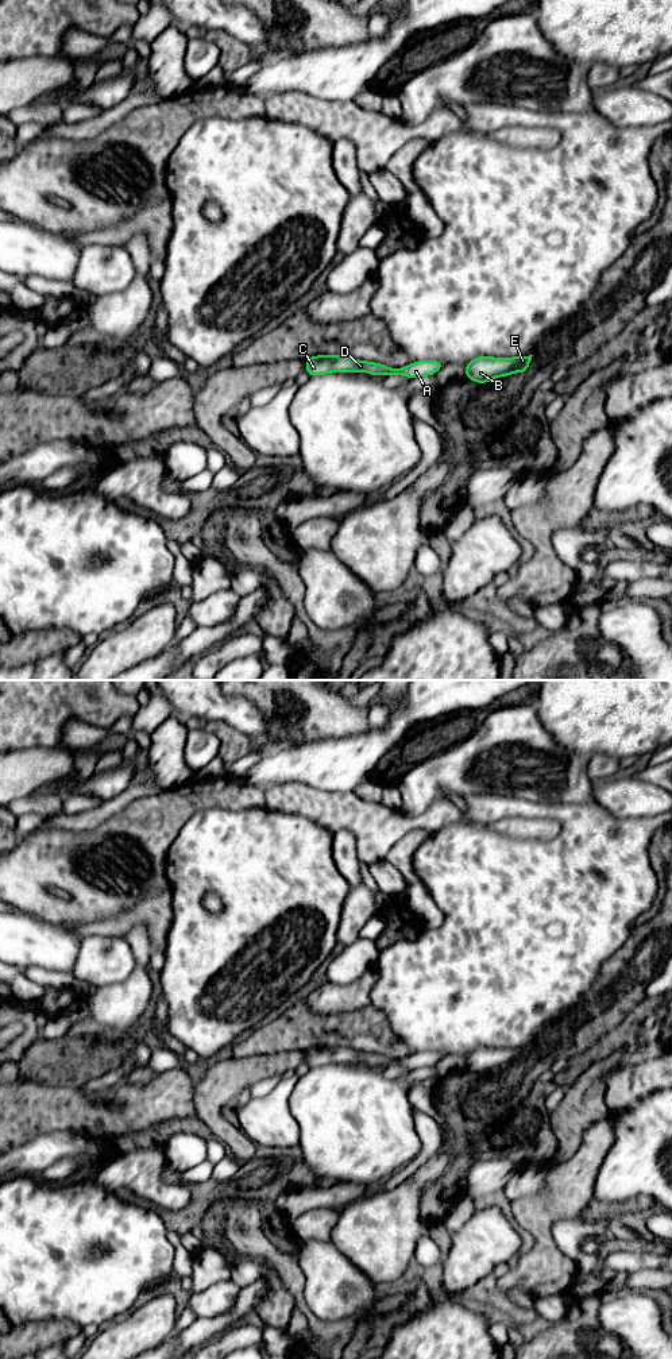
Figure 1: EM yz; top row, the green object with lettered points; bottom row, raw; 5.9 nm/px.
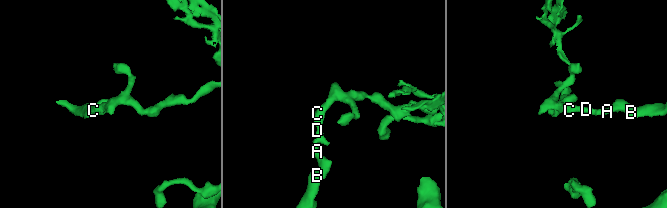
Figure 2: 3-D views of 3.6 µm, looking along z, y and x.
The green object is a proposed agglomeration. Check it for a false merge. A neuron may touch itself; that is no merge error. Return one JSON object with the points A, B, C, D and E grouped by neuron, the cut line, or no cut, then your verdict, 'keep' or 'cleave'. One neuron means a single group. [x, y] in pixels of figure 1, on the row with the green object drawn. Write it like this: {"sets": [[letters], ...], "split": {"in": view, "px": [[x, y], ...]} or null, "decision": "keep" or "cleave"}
{"sets": [["A", "B", "E"], ["C", "D"]], "split": {"in": "yz", "px": [[393, 369], [387, 374]]}, "decision": "cleave"}

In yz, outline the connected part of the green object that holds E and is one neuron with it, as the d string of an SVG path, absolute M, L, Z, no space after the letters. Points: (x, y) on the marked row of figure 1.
M521 355L515 358L491 358L478 356L467 363L466 377L476 383L488 383L497 377L507 377L513 372L528 371L533 355Z

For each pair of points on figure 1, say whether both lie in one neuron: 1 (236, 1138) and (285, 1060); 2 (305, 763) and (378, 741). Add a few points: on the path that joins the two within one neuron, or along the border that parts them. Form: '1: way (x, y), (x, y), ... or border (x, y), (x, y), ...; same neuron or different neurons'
1: way (217, 1112), (217, 1101), (248, 1070), (259, 1066); same neuron
2: way (323, 763), (347, 763), (360, 753); same neuron

